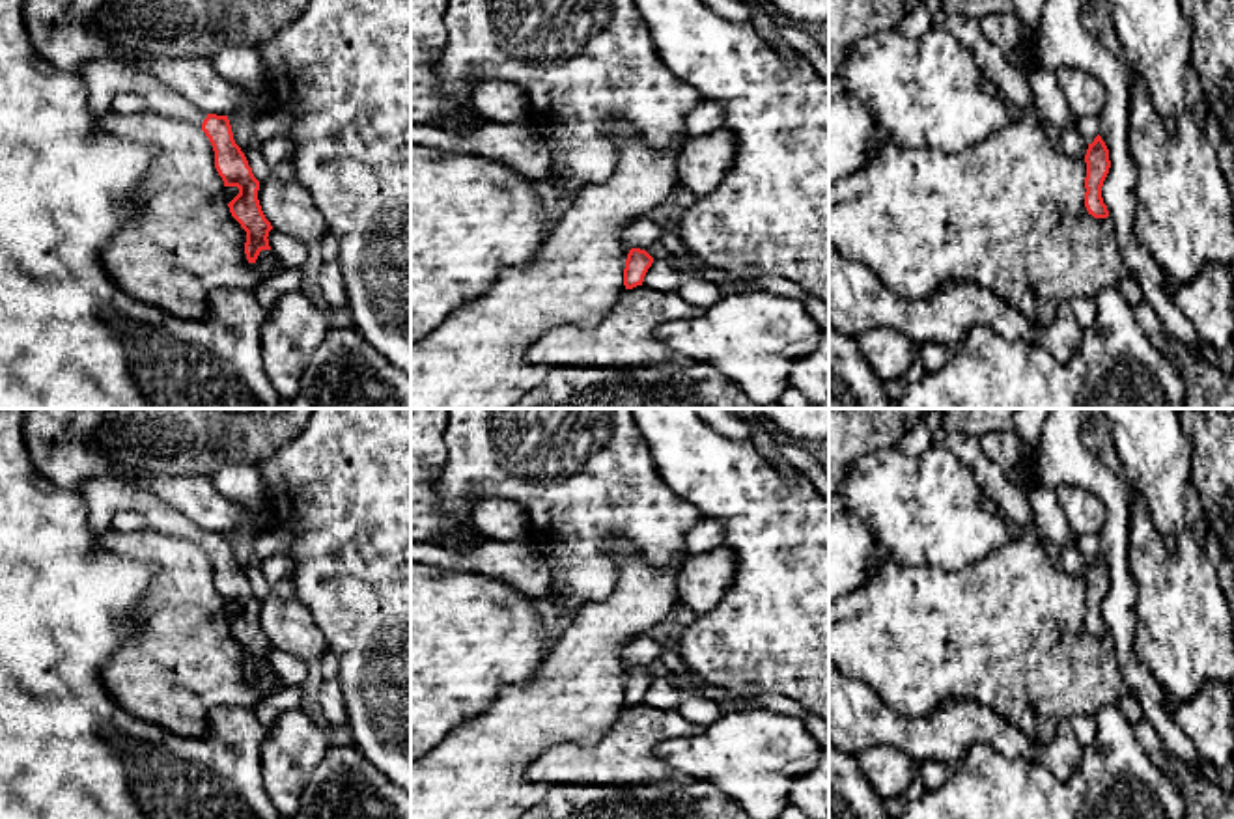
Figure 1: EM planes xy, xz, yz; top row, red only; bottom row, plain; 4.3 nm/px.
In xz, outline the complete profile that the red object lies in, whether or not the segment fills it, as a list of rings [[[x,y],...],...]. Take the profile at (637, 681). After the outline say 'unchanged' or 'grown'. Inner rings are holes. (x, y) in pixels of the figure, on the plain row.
[[[631,666],[625,677],[625,687],[624,687],[625,707],[642,703],[644,694],[652,685],[652,681],[653,681],[653,675],[646,668]]]; unchanged

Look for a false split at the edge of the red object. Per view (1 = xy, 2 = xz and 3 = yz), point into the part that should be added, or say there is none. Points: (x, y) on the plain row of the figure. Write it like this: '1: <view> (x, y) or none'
1: none
2: none
3: none

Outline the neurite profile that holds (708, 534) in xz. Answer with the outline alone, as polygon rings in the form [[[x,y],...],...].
[[[702,517],[685,535],[689,556],[708,552],[719,545],[724,545],[724,524],[711,519]]]

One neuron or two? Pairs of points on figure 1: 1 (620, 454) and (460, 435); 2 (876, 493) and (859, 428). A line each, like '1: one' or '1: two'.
1: one
2: two

